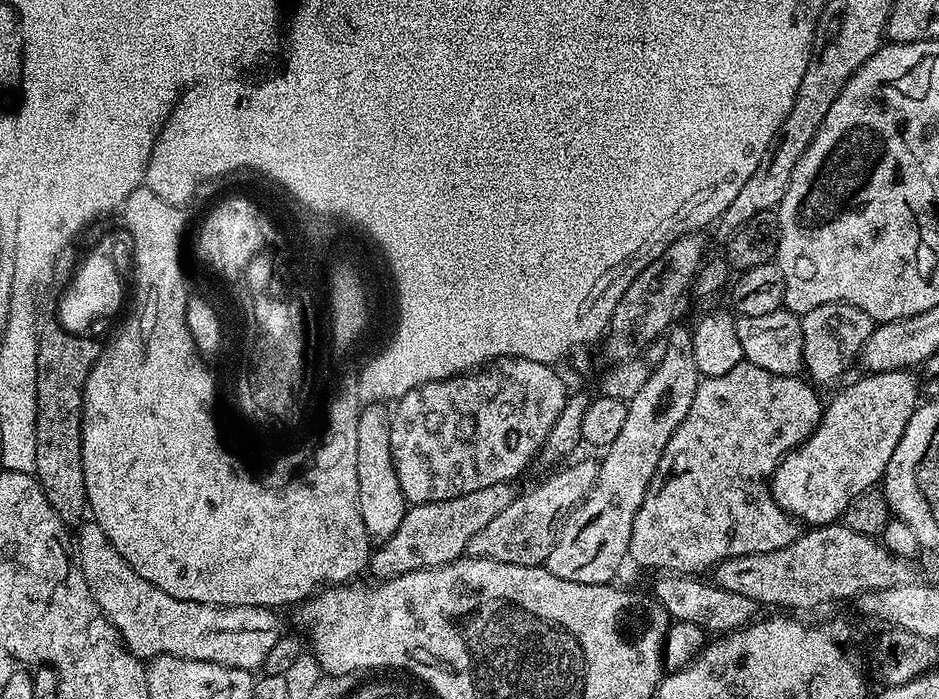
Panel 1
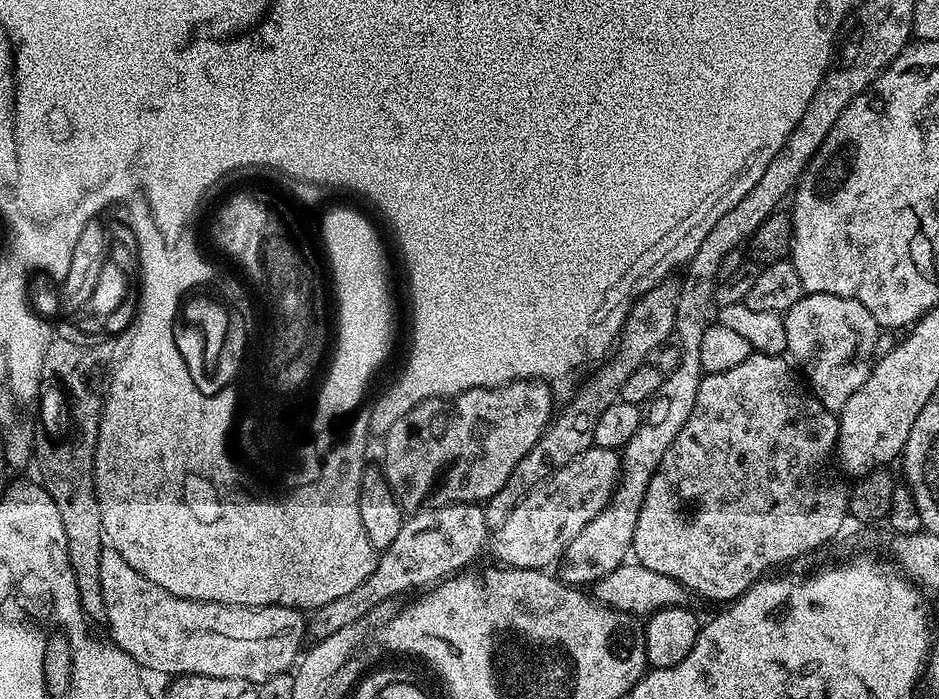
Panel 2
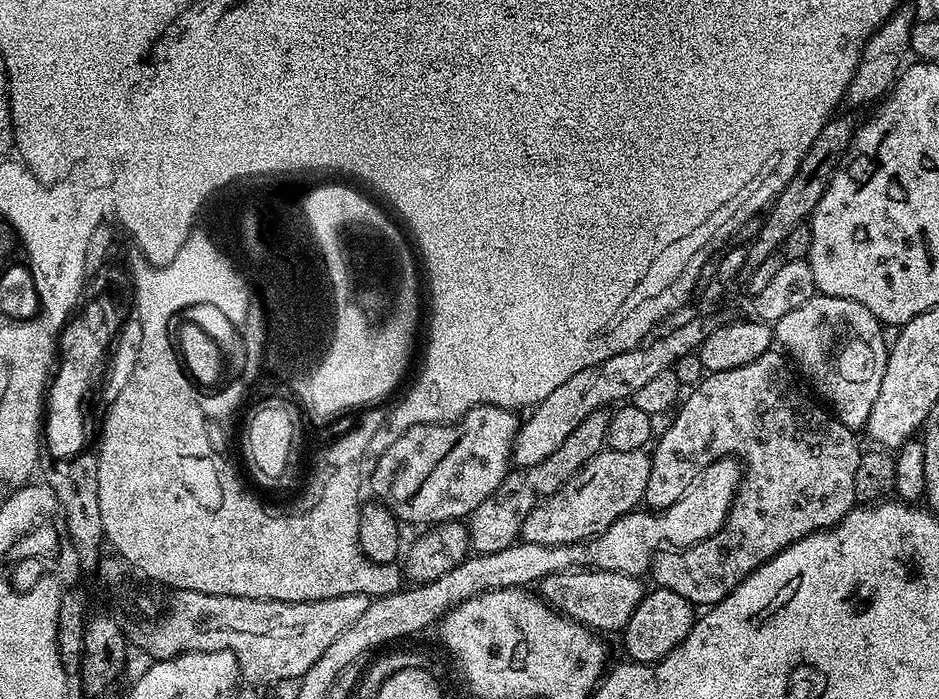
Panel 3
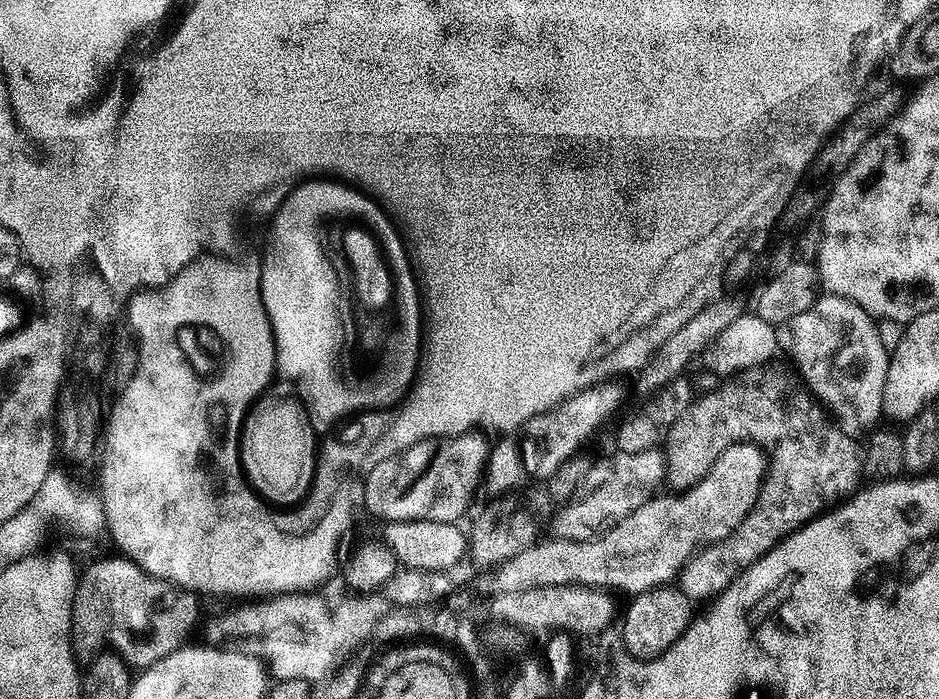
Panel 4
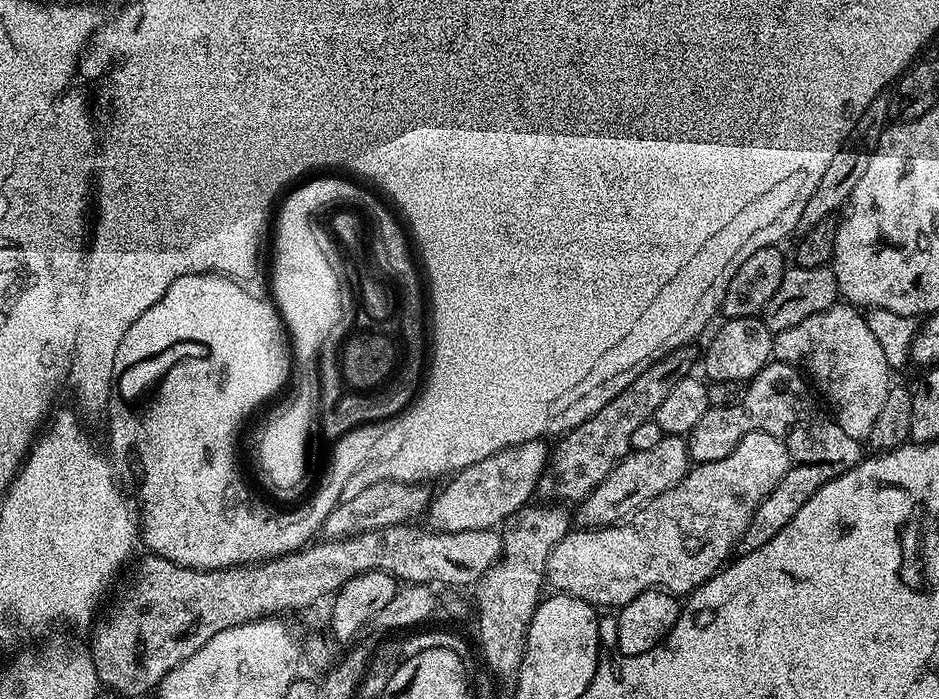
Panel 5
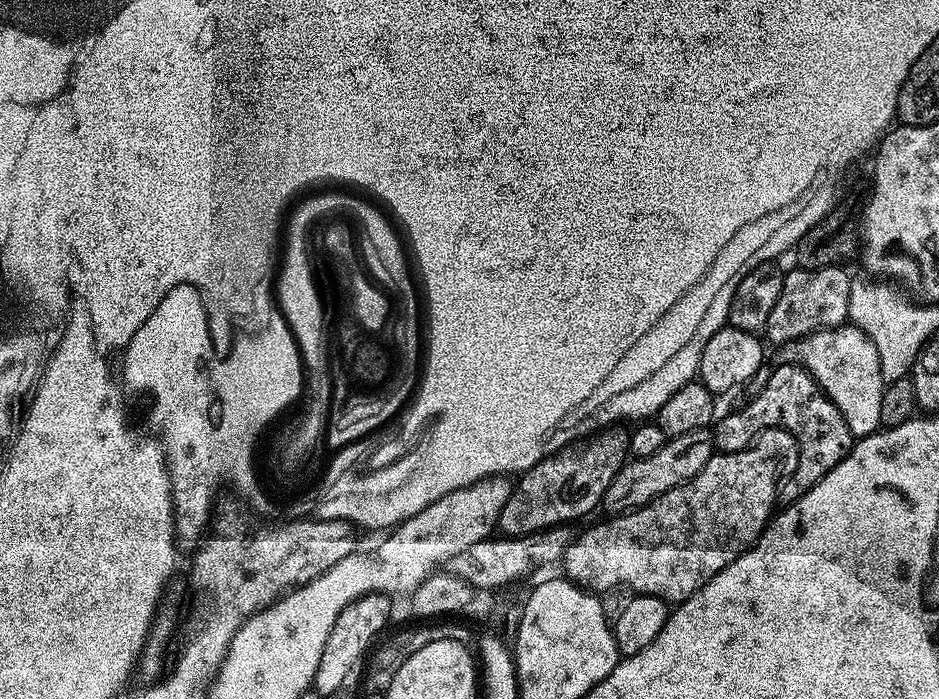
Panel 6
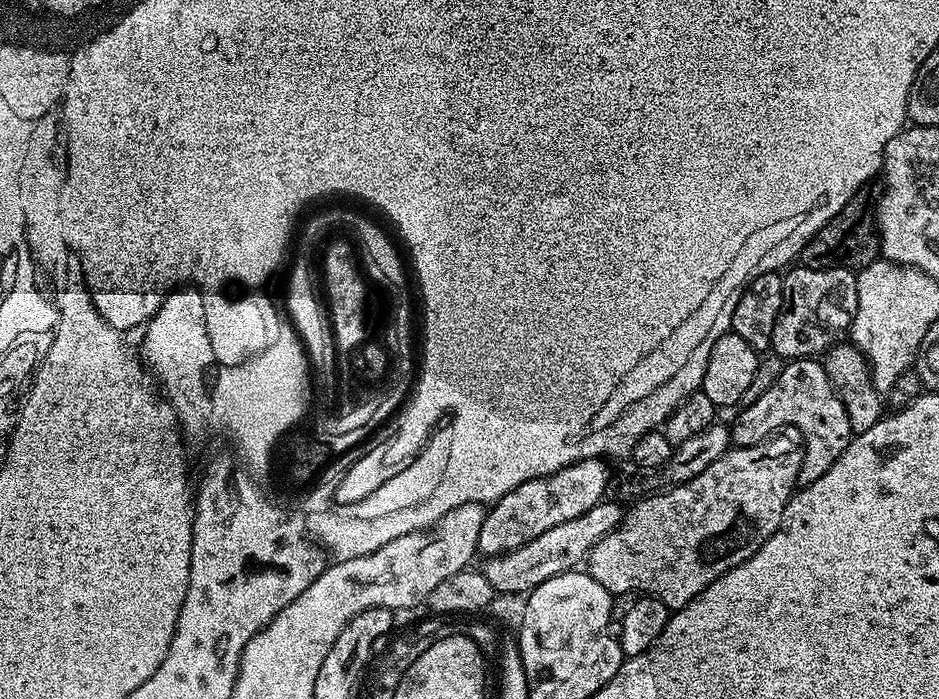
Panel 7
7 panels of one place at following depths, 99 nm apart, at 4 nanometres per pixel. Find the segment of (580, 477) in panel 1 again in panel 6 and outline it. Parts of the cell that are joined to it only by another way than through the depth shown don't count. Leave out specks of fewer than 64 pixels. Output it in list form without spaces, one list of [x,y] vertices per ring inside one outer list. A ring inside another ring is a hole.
[[[708,428],[690,430],[690,434],[678,434],[665,439],[662,450],[654,450],[649,456],[638,456],[629,459],[620,470],[602,499],[602,508],[609,517],[623,516],[635,508],[650,503],[654,498],[674,490],[680,484],[686,484],[710,462],[714,455],[714,436]]]

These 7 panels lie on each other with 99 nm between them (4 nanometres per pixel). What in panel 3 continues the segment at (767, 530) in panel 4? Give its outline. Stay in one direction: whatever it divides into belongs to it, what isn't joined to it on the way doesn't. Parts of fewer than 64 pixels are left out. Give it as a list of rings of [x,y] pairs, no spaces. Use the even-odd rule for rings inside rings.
[[[769,350],[762,354],[762,358],[754,358],[754,362],[746,366],[707,373],[703,377],[705,380],[689,396],[687,393],[683,397],[668,429],[661,434],[660,441],[659,436],[655,441],[656,449],[655,444],[651,449],[650,482],[646,484],[643,503],[652,510],[663,510],[678,502],[678,498],[686,494],[688,487],[706,470],[706,466],[732,457],[739,458],[743,464],[740,491],[736,493],[736,500],[728,511],[724,526],[710,538],[689,548],[661,550],[652,560],[650,576],[656,579],[655,583],[666,590],[674,590],[674,594],[682,594],[682,598],[694,606],[718,603],[767,560],[812,532],[822,532],[839,524],[851,508],[857,507],[854,474],[858,474],[858,462],[862,455],[862,448],[856,445],[857,433],[845,426],[842,420],[837,420],[827,407],[817,403],[807,391],[804,393],[800,389],[801,381],[793,365],[779,354],[779,351]]]

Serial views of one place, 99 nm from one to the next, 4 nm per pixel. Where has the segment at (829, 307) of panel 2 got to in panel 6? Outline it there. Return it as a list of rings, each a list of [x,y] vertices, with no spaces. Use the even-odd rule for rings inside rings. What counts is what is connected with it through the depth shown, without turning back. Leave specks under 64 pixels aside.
[[[845,322],[838,328],[830,328],[822,332],[812,332],[803,340],[792,340],[788,344],[779,345],[779,363],[797,364],[811,372],[812,379],[819,383],[825,396],[838,406],[846,426],[852,429],[853,437],[871,436],[877,431],[878,421],[882,414],[882,394],[886,387],[886,381],[882,378],[882,366],[876,357],[874,342],[868,340],[868,335],[861,332],[855,324]]]

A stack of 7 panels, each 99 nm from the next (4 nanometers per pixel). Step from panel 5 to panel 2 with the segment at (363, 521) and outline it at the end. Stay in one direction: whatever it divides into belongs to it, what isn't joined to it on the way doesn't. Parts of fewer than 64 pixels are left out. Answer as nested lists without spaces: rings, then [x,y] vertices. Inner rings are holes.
[[[511,380],[508,384],[499,384],[496,388],[466,390],[454,397],[451,401],[452,408],[444,408],[445,401],[437,398],[418,402],[418,406],[414,406],[406,414],[402,414],[402,418],[398,418],[394,422],[394,426],[390,426],[390,430],[382,437],[382,444],[384,444],[382,475],[385,482],[391,486],[393,494],[396,495],[397,504],[404,509],[405,513],[413,514],[421,509],[444,507],[447,504],[472,503],[479,505],[481,502],[489,500],[494,494],[498,494],[498,490],[502,490],[506,478],[510,478],[510,470],[514,470],[514,466],[518,466],[518,462],[522,462],[522,458],[526,458],[526,454],[530,454],[530,450],[536,445],[543,432],[547,430],[554,416],[552,392],[548,388],[551,387],[542,380]]]

